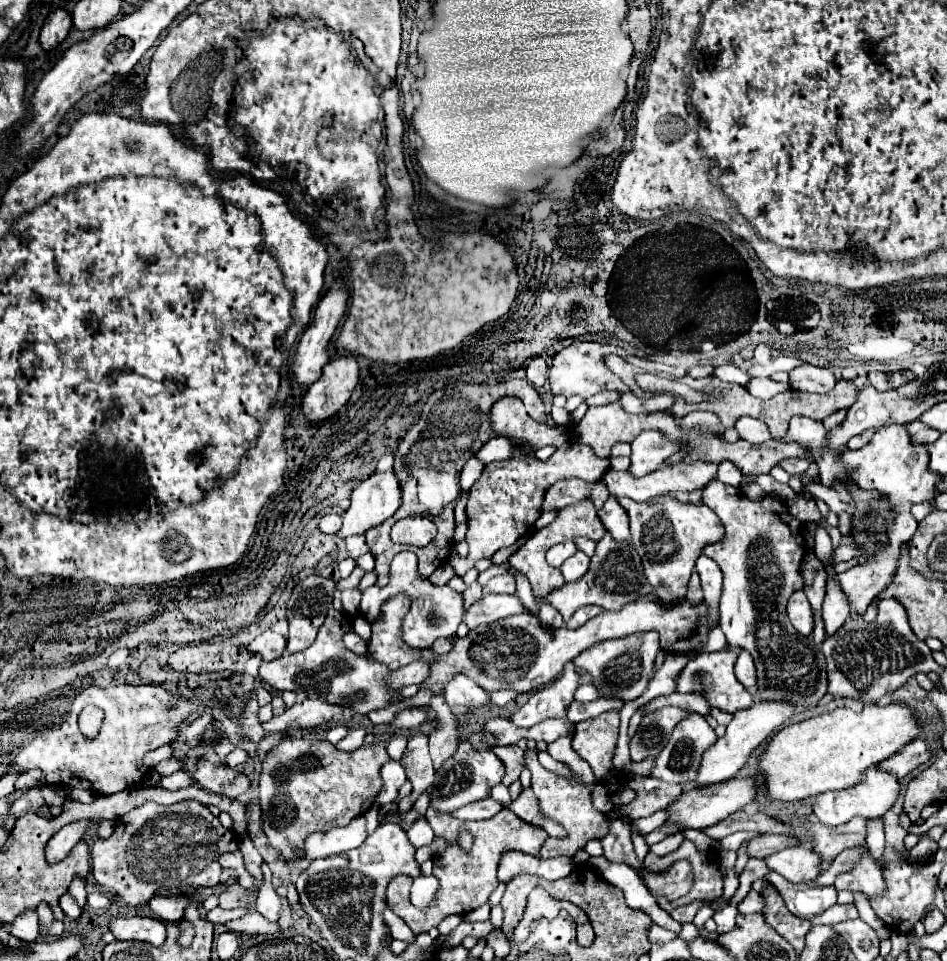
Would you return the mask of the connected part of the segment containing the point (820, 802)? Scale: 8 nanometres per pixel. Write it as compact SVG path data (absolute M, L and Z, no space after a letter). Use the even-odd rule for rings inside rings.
M870 768L866 772L866 782L862 782L862 786L838 790L838 792L824 792L824 794L816 796L812 810L822 824L840 826L840 824L846 824L848 820L852 820L854 816L864 816L864 818L884 816L894 806L898 794L900 794L900 782L894 774L878 770L878 768Z

